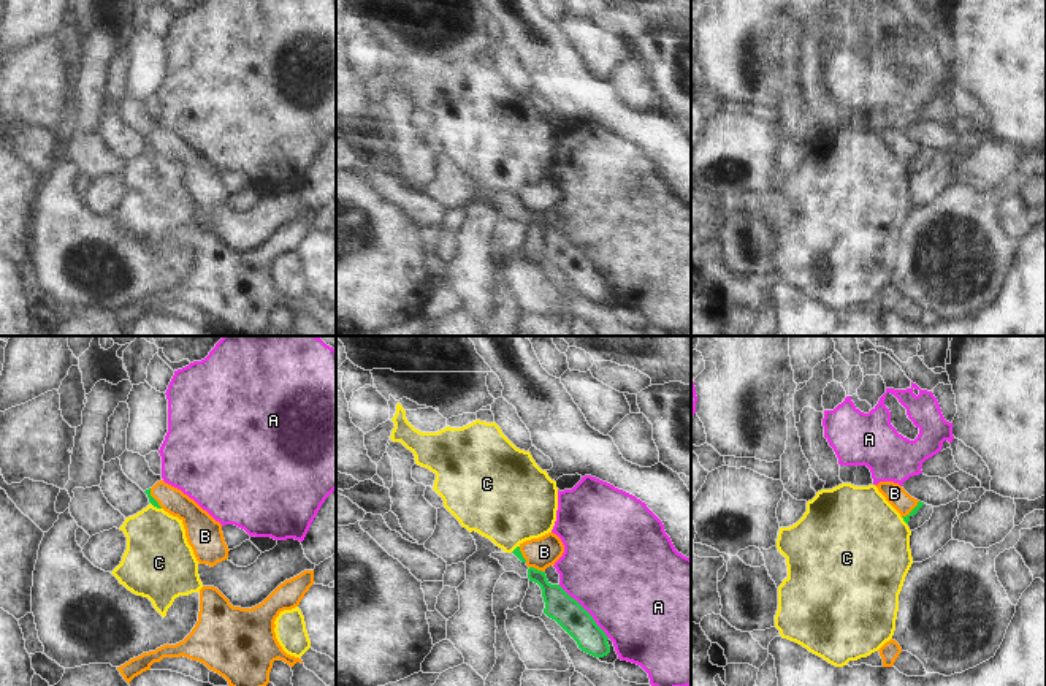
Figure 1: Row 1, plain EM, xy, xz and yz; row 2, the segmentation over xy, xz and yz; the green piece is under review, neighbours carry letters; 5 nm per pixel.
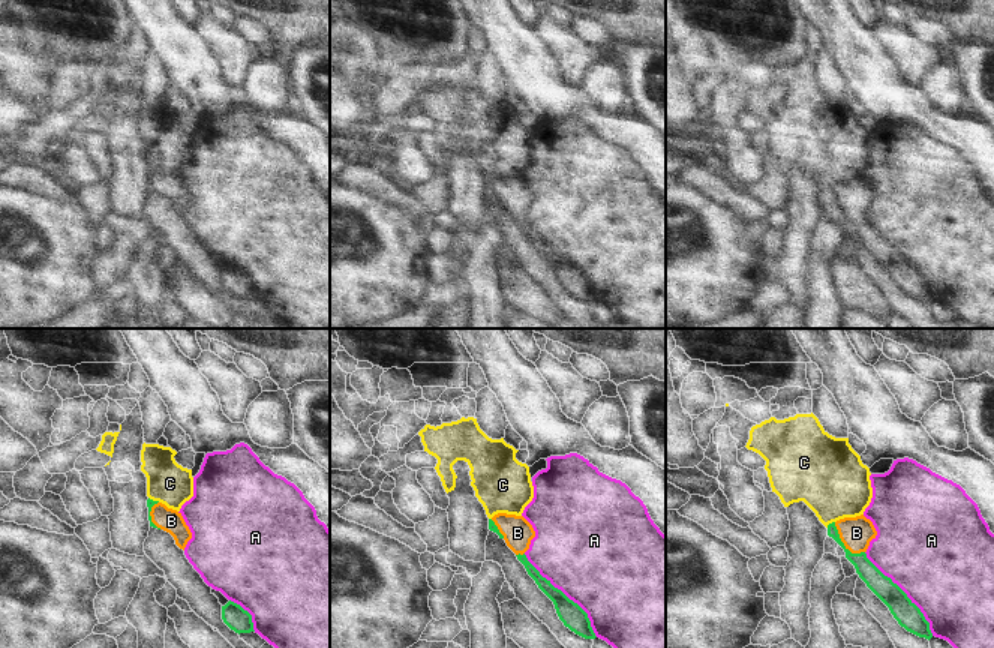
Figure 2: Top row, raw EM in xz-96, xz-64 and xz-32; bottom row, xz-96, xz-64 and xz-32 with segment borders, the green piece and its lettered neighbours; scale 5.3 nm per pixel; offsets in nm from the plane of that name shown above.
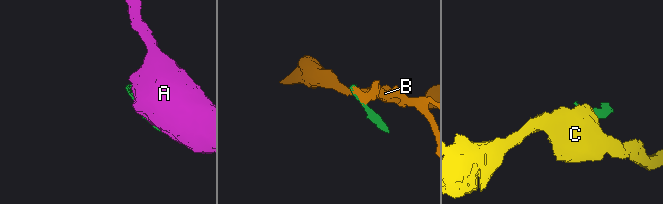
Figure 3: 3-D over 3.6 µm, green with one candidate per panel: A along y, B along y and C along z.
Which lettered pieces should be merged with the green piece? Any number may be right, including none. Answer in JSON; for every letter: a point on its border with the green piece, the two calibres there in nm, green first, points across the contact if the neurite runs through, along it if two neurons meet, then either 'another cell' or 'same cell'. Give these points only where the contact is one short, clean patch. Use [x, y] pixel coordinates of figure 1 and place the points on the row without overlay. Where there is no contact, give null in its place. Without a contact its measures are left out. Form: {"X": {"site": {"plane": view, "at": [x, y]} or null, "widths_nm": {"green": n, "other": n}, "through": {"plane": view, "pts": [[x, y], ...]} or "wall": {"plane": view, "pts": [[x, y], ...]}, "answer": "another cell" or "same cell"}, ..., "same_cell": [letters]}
{"A": {"site": {"plane": "xz", "at": [585, 255]}, "widths_nm": {"green": 150, "other": 500}, "answer": "another cell"}, "B": {"site": {"plane": "xz", "at": [536, 214]}, "widths_nm": {"green": 150, "other": 160}, "answer": "same cell"}, "C": {"site": {"plane": "xy", "at": [156, 151]}, "widths_nm": {"green": 40, "other": 320}, "wall": {"plane": "xy", "pts": [[151, 148], [160, 154]]}, "answer": "another cell"}, "same_cell": ["B"]}

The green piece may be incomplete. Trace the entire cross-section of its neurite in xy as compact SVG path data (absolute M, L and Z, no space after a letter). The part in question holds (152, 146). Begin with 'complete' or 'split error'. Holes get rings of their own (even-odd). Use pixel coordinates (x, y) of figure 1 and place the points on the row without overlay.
split error | M163 125L144 138L154 152L163 154L182 166L187 187L200 209L214 212L217 208L228 204L230 195L223 184L222 170L193 144Z

